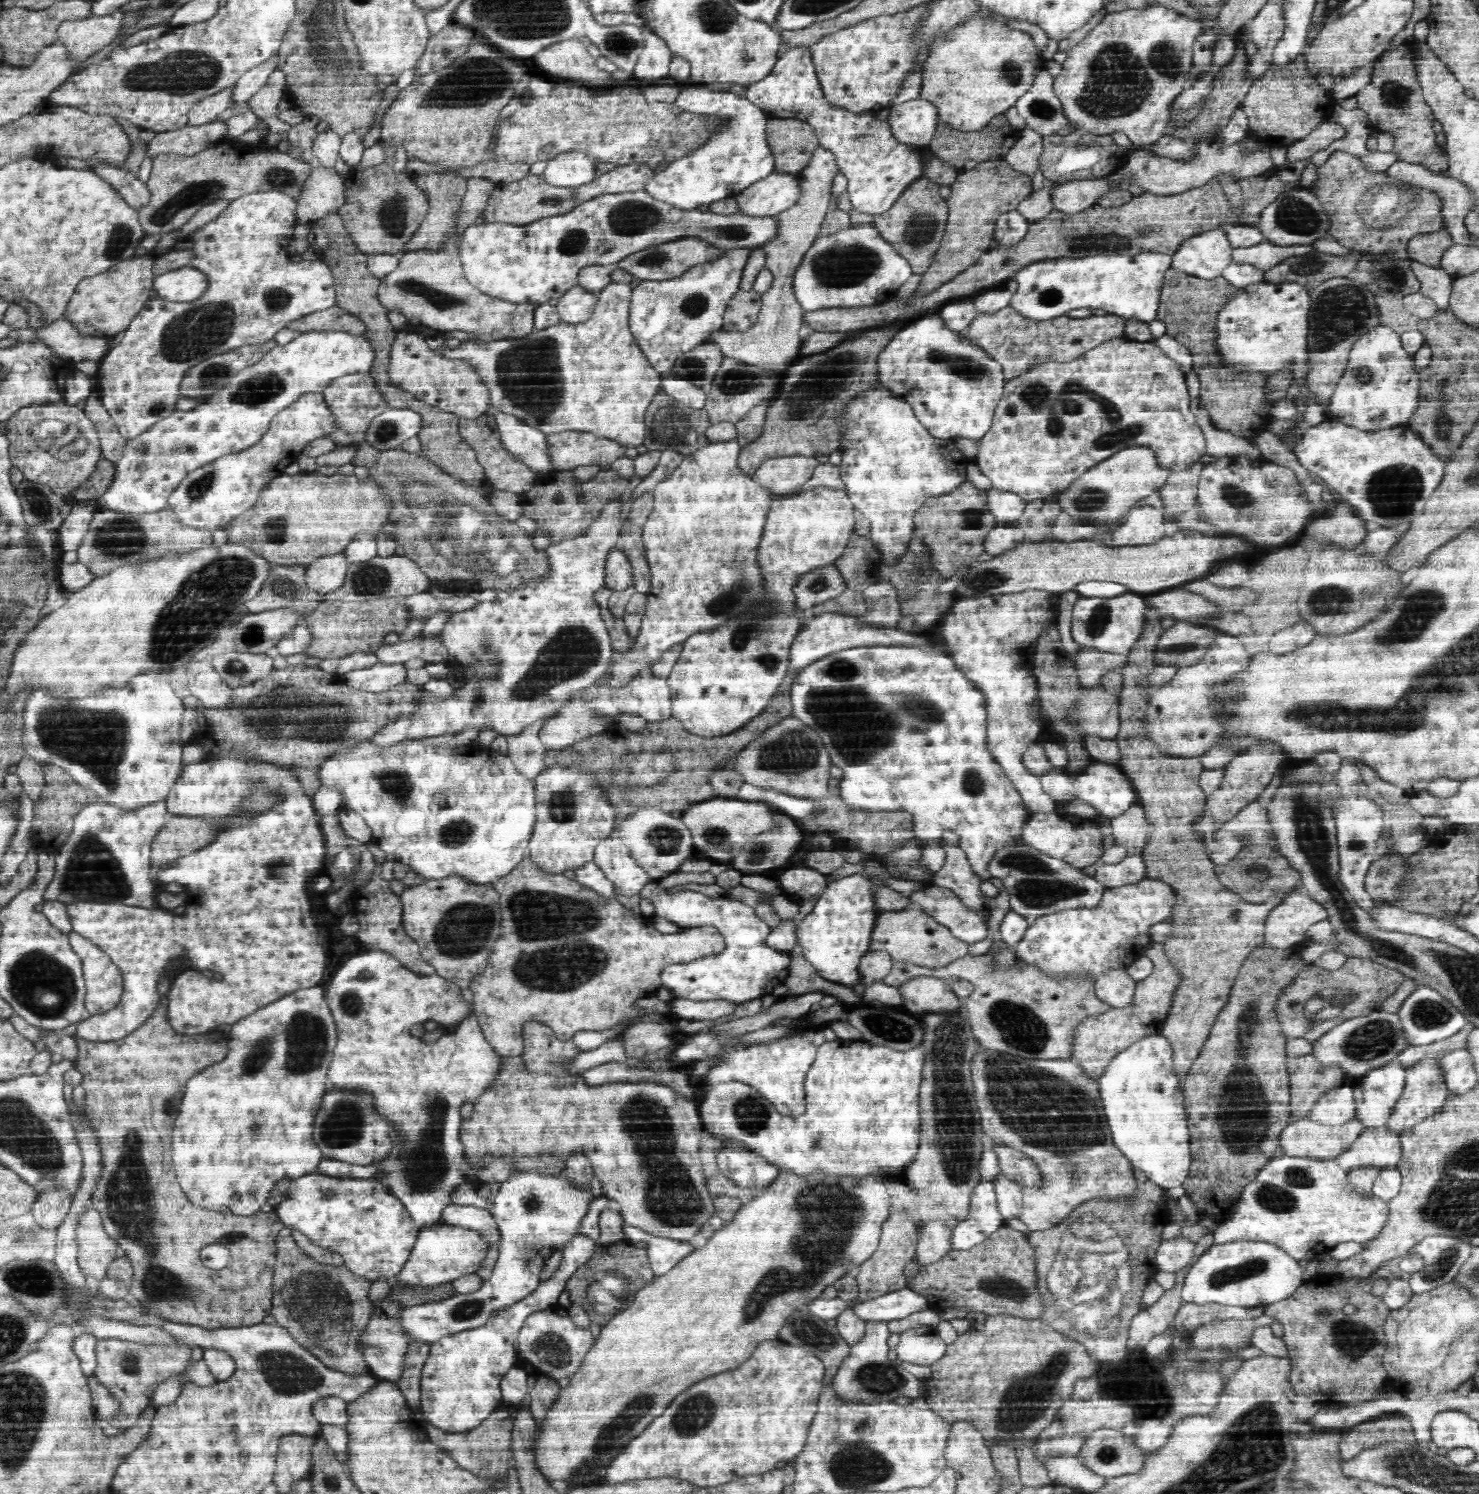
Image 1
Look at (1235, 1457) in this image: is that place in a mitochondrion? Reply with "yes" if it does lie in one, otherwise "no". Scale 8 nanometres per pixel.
yes

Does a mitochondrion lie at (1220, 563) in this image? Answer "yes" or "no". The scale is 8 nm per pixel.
no

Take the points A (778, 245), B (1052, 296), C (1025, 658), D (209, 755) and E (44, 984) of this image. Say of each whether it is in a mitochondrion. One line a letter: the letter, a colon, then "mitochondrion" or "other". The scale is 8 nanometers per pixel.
A: other
B: mitochondrion
C: other
D: other
E: mitochondrion

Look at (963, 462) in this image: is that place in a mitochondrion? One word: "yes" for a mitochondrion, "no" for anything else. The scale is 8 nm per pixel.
no

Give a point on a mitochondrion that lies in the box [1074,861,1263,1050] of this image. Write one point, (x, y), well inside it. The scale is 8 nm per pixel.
(1194, 1010)

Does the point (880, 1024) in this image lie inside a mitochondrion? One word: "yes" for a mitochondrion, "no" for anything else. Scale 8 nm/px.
yes

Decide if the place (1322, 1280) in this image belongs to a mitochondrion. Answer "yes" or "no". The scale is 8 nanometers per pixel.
no

